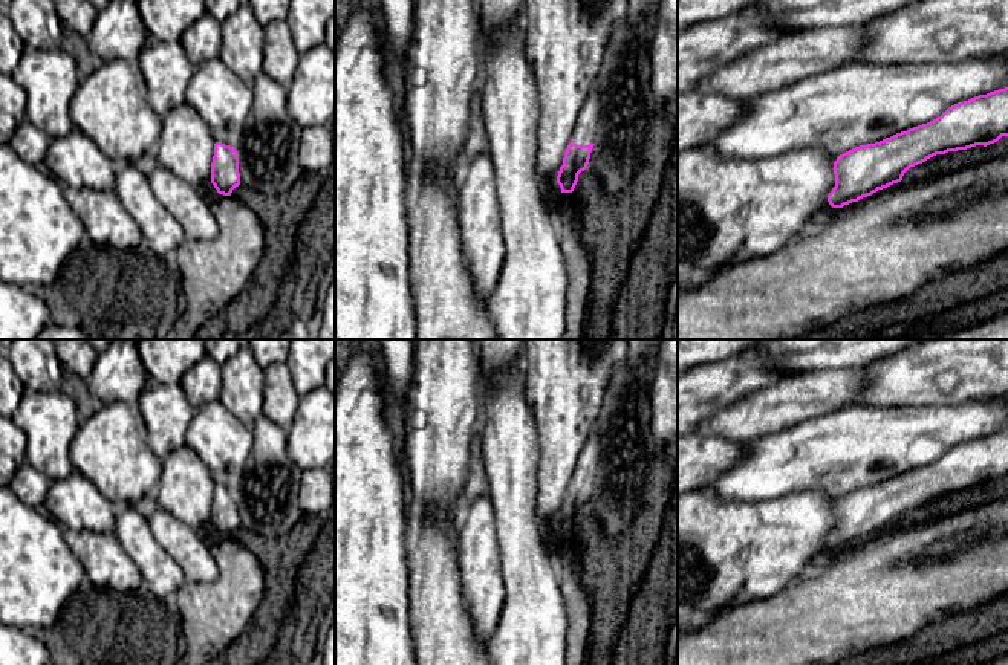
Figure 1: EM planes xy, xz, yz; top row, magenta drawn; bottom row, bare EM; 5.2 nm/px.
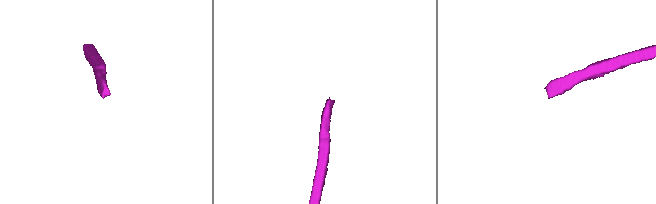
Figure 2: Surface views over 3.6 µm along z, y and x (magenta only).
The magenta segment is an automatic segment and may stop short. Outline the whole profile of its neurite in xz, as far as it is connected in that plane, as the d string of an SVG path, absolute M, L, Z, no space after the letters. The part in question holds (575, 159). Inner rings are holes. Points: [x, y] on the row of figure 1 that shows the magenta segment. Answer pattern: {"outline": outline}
{"outline": "M593 89L580 112L575 133L566 148L563 165L557 176L561 193L572 193L578 182L578 174L587 168L597 139L600 115L601 102L598 92Z"}

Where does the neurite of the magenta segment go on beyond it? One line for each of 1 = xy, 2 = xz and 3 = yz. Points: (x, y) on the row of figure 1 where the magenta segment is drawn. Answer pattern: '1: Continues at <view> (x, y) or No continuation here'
1: No continuation here
2: Continues at xz (586, 127)
3: No continuation here

